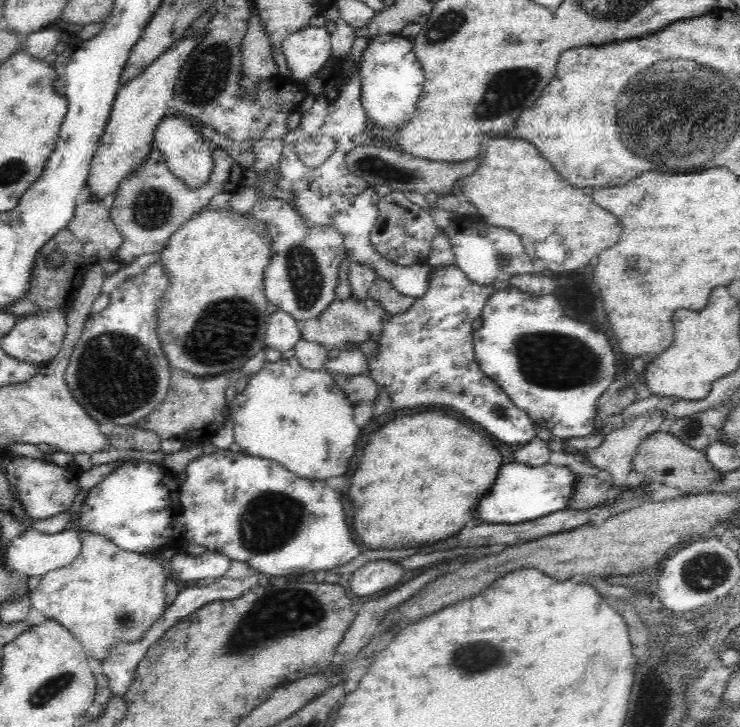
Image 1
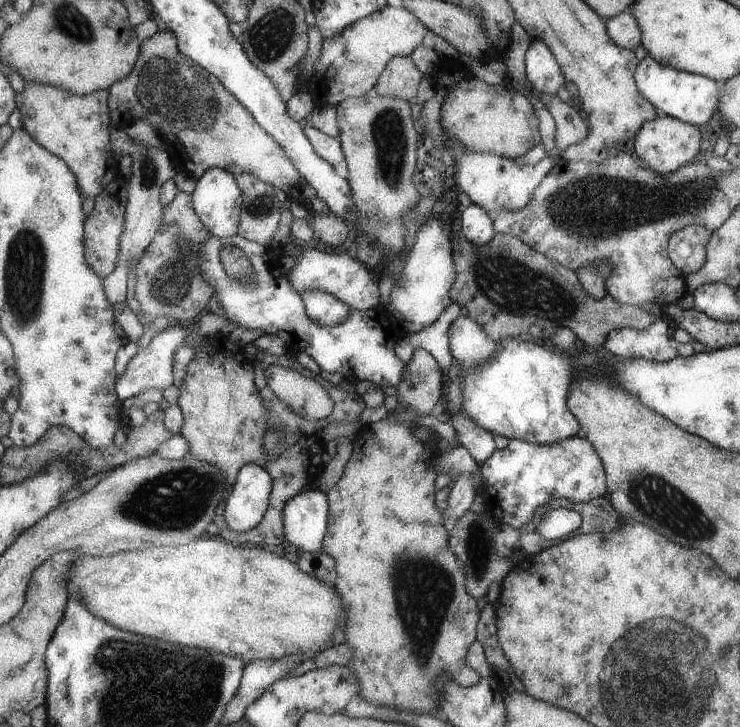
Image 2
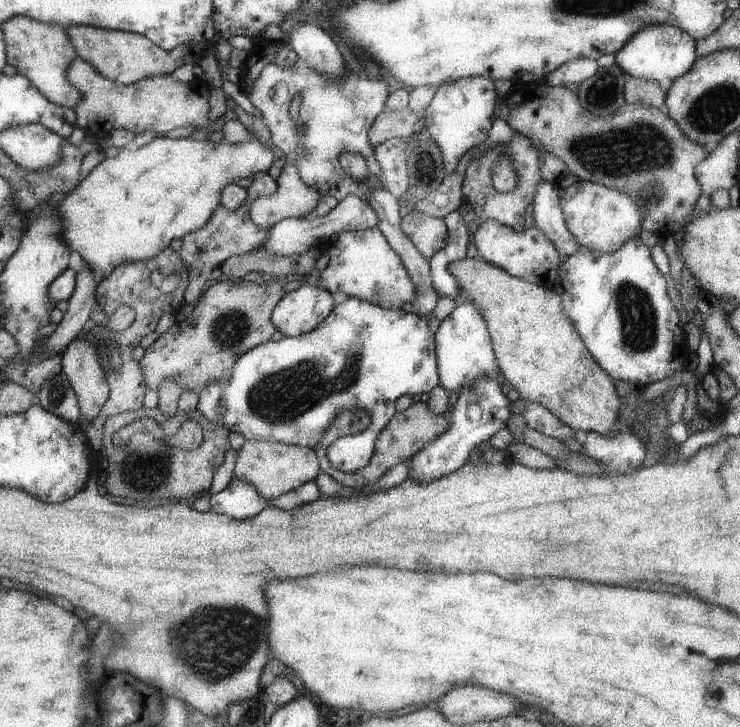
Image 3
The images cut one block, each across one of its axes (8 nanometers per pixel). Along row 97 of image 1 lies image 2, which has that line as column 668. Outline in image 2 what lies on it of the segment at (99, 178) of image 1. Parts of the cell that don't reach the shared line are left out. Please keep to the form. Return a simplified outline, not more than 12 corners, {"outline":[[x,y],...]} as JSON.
{"outline":[[657,114],[637,131],[635,154],[664,175],[699,152],[697,126]]}

